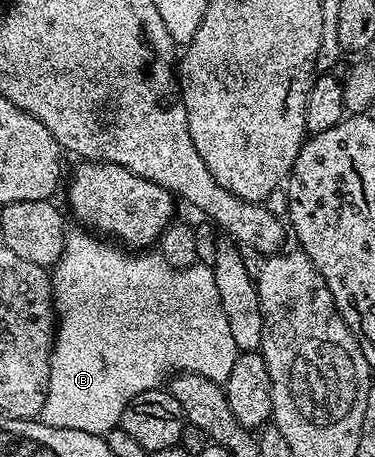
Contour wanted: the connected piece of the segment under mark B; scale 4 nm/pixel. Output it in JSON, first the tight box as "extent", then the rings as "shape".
{"extent":[41,228,240,435],"shape":[[[74,228],[67,229],[67,242],[63,248],[63,254],[50,274],[51,296],[59,322],[55,330],[55,343],[51,347],[51,370],[47,384],[47,398],[41,414],[43,424],[58,429],[72,429],[73,431],[105,435],[122,422],[125,407],[134,397],[150,389],[160,388],[164,384],[165,378],[172,372],[171,368],[175,368],[175,371],[196,373],[210,381],[226,382],[229,371],[233,371],[233,363],[240,355],[240,349],[233,341],[229,324],[226,323],[225,311],[222,310],[222,304],[218,297],[217,284],[214,283],[212,266],[207,263],[196,263],[188,266],[187,269],[175,269],[158,251],[128,251],[126,248],[116,247],[114,244],[100,239],[86,228]]]}

